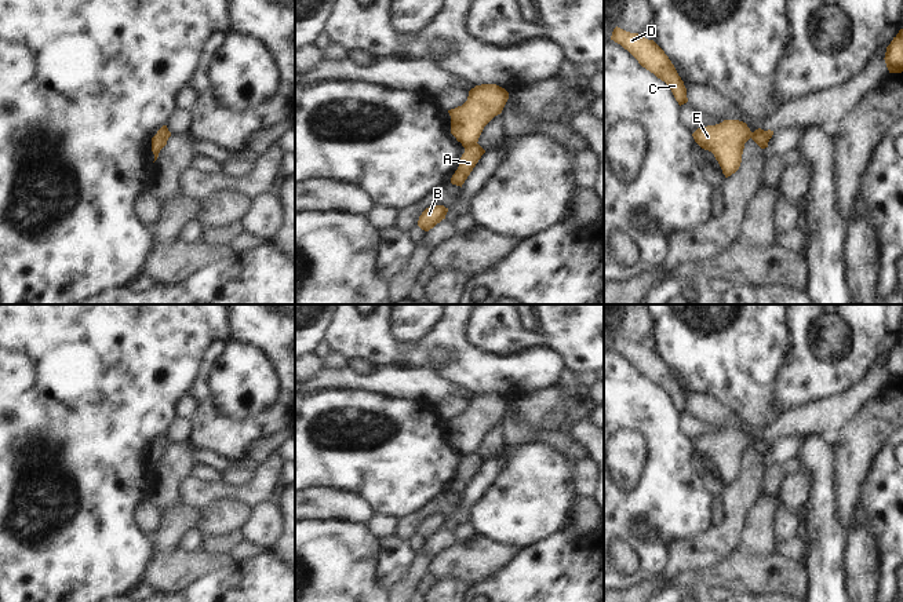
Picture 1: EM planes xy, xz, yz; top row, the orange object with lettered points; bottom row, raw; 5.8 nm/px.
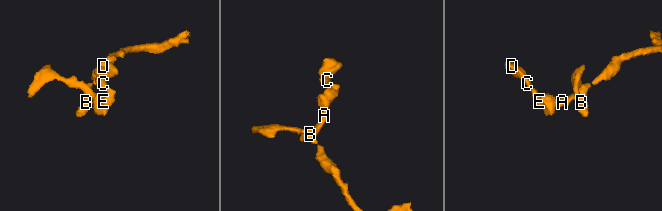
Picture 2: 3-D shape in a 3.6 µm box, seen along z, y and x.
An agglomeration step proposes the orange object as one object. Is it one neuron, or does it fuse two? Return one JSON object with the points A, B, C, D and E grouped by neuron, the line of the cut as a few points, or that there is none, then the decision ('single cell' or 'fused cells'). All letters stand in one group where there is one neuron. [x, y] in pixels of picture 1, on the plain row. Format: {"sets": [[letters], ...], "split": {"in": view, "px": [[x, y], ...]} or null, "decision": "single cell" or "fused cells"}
{"sets": [["A", "B"], ["C", "D", "E"]], "split": {"in": "xz", "px": [[476, 451], [465, 456]]}, "decision": "fused cells"}

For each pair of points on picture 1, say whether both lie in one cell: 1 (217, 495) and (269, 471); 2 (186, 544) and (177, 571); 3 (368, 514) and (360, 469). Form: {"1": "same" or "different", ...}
{"1": "same", "2": "different", "3": "different"}

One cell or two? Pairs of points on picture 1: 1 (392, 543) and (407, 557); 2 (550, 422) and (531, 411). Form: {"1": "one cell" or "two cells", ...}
{"1": "one cell", "2": "two cells"}

